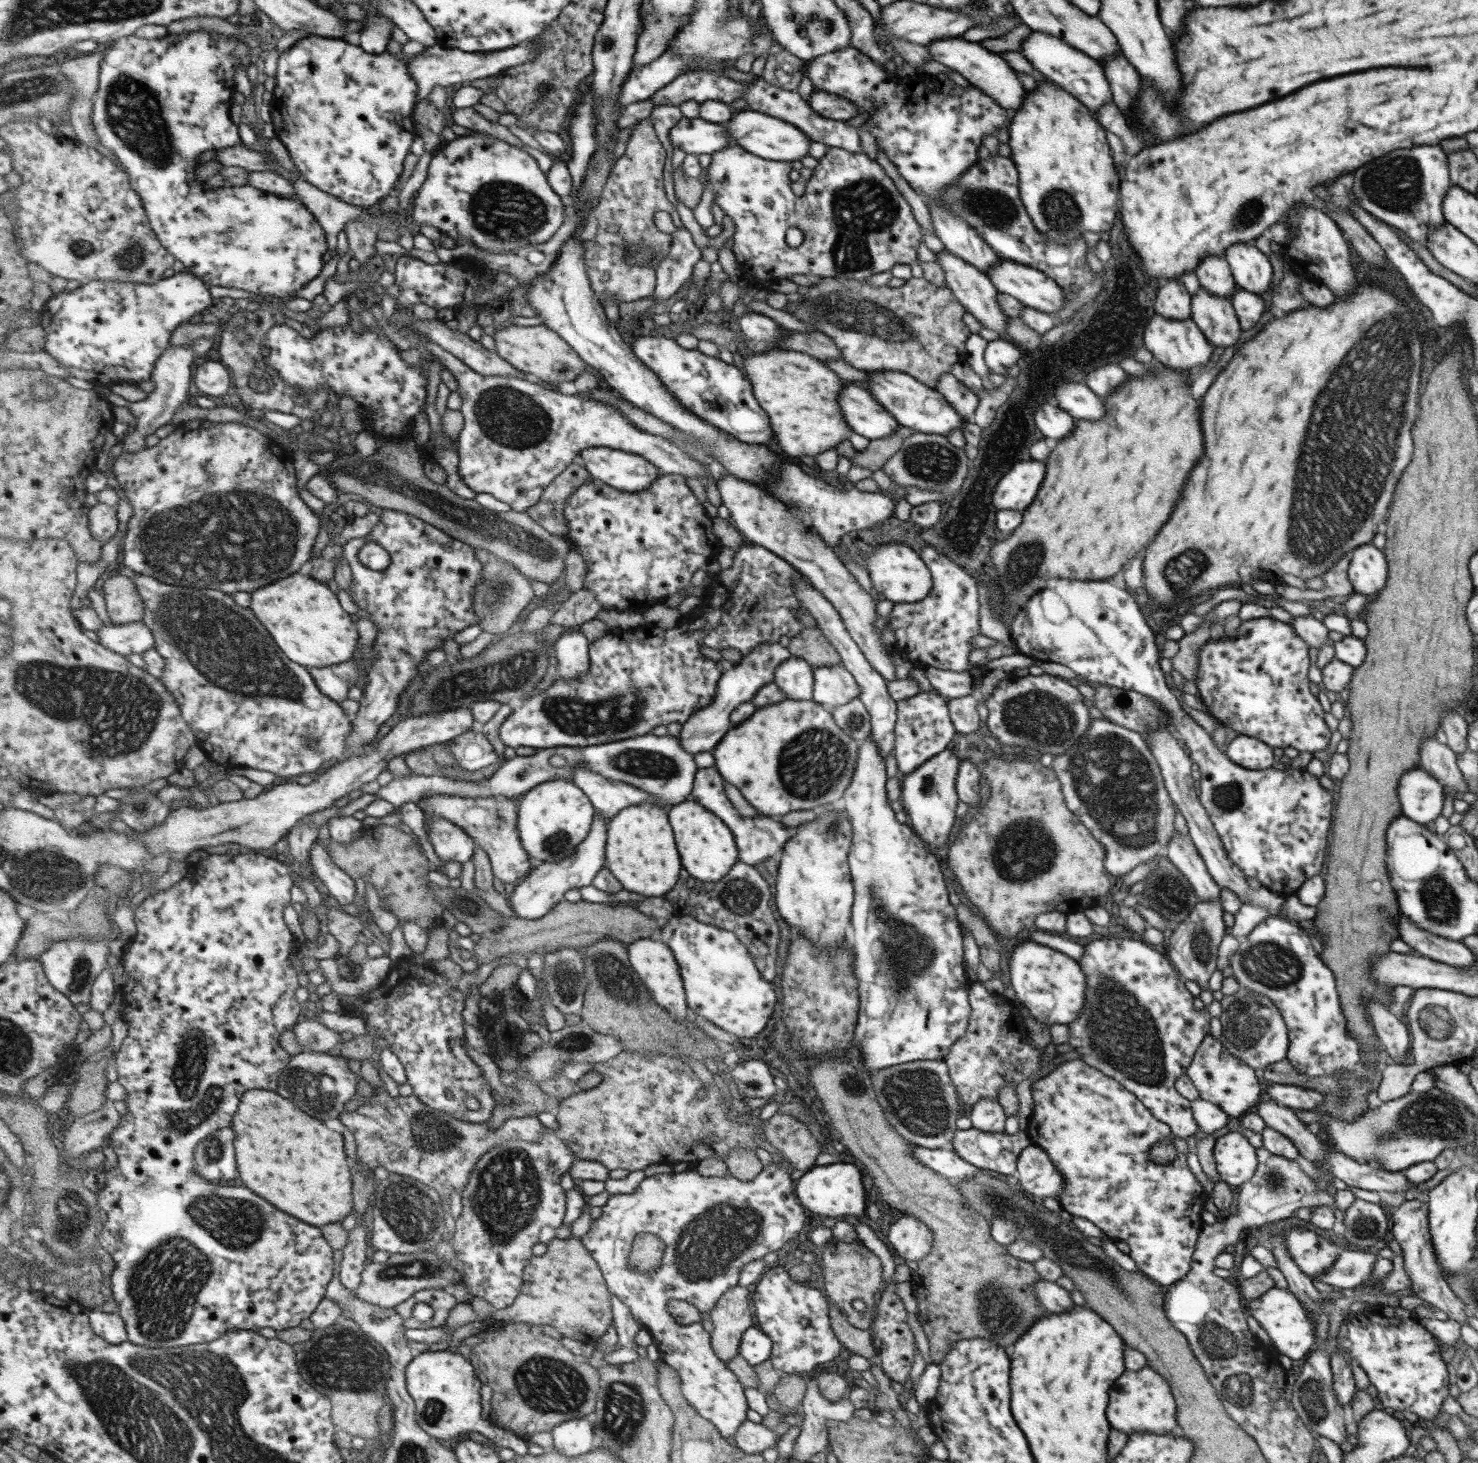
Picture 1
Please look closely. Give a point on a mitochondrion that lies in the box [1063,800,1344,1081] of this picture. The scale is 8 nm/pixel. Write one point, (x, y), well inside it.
(1268, 966)

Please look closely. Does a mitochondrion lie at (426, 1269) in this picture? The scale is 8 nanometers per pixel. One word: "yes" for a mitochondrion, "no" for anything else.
yes

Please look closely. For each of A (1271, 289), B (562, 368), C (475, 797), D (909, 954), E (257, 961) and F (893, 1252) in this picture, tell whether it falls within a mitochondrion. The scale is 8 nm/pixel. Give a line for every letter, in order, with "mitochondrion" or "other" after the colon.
A: other
B: mitochondrion
C: other
D: mitochondrion
E: other
F: other

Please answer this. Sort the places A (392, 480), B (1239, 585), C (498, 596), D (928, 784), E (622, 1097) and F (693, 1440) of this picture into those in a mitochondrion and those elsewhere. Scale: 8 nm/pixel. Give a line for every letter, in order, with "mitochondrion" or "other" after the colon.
A: mitochondrion
B: other
C: mitochondrion
D: mitochondrion
E: other
F: other

